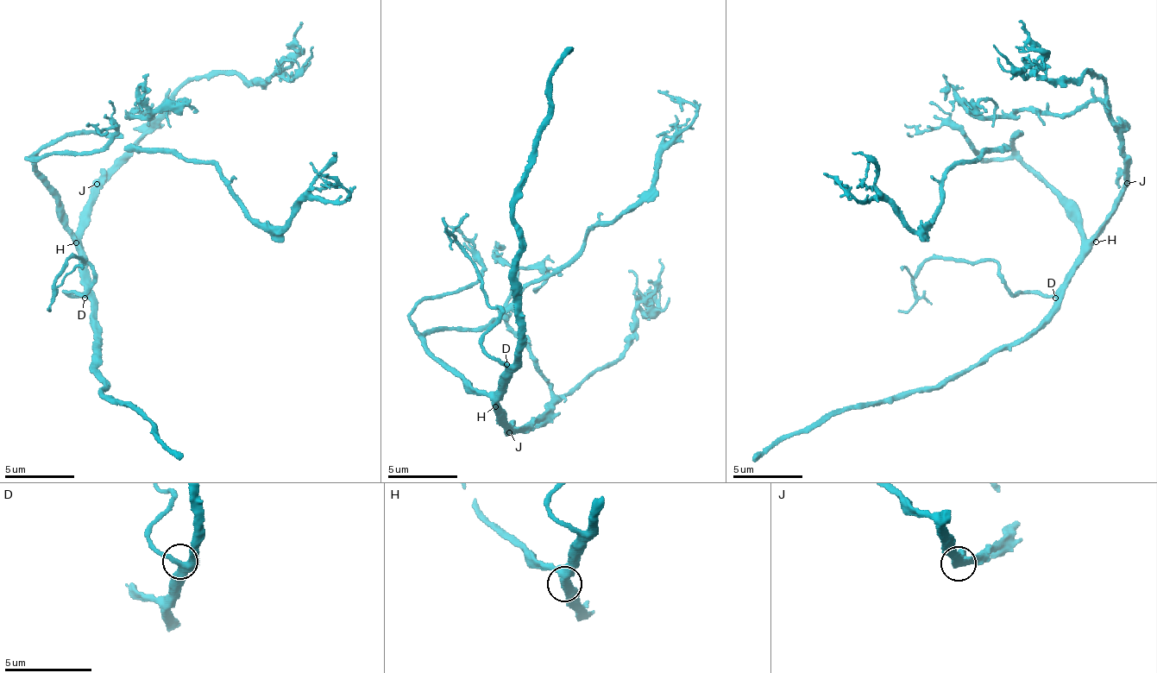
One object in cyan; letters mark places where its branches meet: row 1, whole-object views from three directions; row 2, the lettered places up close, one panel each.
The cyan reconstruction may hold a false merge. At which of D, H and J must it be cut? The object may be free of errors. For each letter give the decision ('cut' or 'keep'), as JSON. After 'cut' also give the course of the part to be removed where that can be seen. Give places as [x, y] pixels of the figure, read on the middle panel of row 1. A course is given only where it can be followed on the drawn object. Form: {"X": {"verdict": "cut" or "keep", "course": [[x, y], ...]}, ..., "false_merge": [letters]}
{"D": {"verdict": "keep"}, "H": {"verdict": "keep"}, "J": {"verdict": "cut", "course": [[510, 431], [535, 421], [551, 390], [506, 310], [522, 267], [543, 275], [539, 285]]}, "false_merge": ["J"]}

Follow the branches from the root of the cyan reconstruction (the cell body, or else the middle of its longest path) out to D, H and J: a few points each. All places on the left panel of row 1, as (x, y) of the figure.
D: (49, 190), (54, 197), (68, 235), (79, 246), (84, 298)
H: (49, 190), (54, 197), (60, 217), (76, 242)
J: (49, 190), (54, 197), (60, 217), (73, 239), (82, 229), (97, 183)

